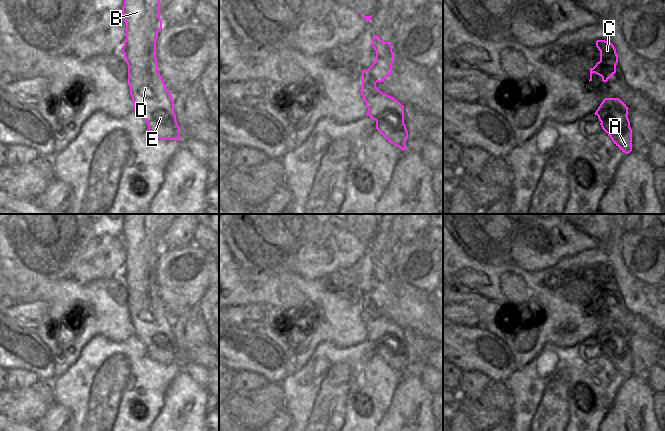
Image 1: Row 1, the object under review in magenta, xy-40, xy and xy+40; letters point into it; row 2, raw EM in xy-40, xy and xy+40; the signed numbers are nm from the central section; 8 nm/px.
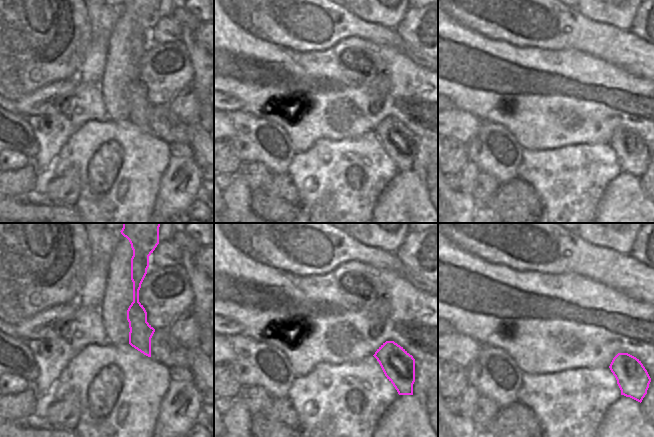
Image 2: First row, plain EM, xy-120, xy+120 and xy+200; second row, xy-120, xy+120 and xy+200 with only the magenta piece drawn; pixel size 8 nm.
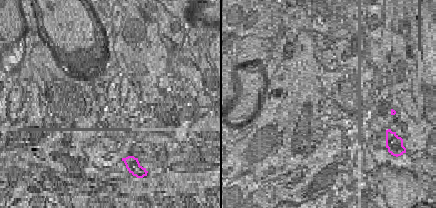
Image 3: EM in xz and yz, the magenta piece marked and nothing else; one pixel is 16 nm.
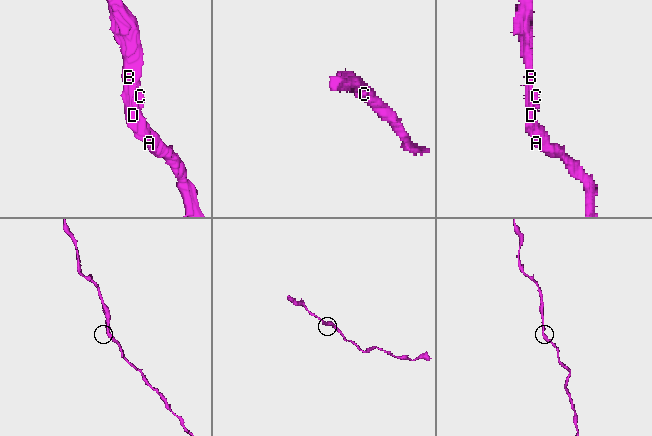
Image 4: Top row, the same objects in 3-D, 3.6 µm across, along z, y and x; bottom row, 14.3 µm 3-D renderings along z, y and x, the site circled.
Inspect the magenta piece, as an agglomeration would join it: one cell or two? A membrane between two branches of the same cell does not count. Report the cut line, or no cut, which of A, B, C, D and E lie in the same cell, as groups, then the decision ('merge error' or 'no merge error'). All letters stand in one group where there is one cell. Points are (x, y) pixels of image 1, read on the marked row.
no cut; A B C D E; no merge error

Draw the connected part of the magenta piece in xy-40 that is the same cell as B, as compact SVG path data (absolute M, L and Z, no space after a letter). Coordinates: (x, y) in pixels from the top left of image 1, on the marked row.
M124 0L122 14L126 23L126 39L121 51L128 65L128 85L134 110L146 121L148 131L161 140L180 141L180 127L174 113L172 95L158 71L156 39L162 29L160 0Z

